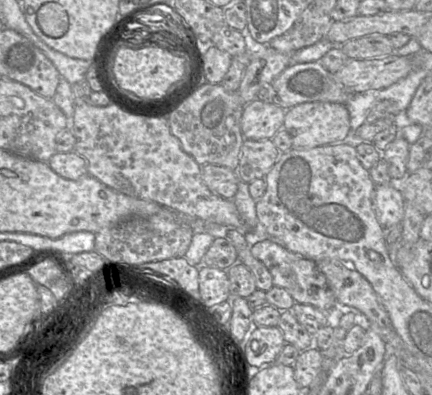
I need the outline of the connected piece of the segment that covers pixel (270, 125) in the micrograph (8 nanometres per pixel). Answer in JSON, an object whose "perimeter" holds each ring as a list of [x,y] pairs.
{"perimeter":[[[253,100],[244,106],[241,131],[244,139],[269,140],[283,128],[286,110],[273,102]]]}

